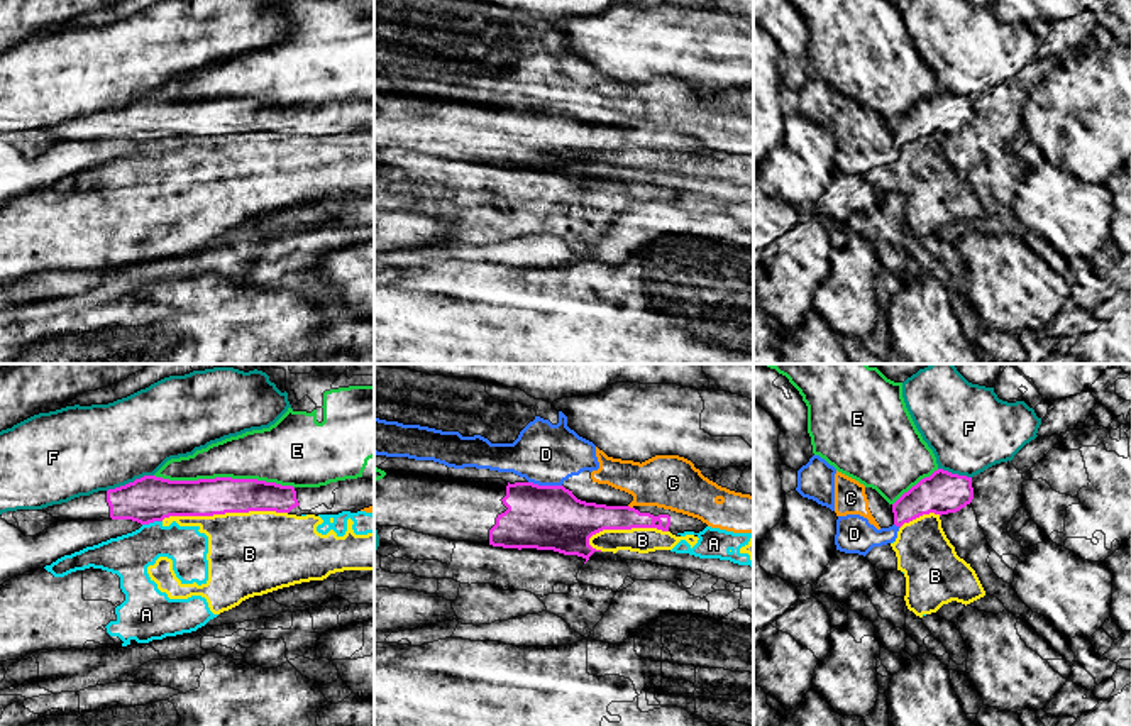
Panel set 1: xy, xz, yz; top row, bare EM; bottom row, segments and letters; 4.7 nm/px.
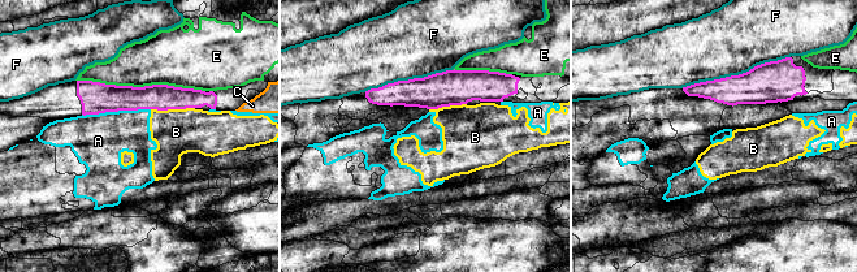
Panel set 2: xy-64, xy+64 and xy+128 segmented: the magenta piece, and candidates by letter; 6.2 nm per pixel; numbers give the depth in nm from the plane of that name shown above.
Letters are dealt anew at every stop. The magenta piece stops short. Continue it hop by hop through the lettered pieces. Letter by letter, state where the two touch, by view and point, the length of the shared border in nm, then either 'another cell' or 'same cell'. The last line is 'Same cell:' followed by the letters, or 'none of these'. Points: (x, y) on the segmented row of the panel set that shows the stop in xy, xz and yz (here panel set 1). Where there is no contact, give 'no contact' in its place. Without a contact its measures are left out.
A: xy (151, 522) | 100 nm | another cell
B: xy (224, 513) | 600 nm | another cell
C: xz (628, 506) | 30 nm | another cell
D: xz (546, 486) | 160 nm | another cell
E: xy (224, 478) | 650 nm | another cell
F: xy (129, 483) | 240 nm | another cell
Same cell: none of these

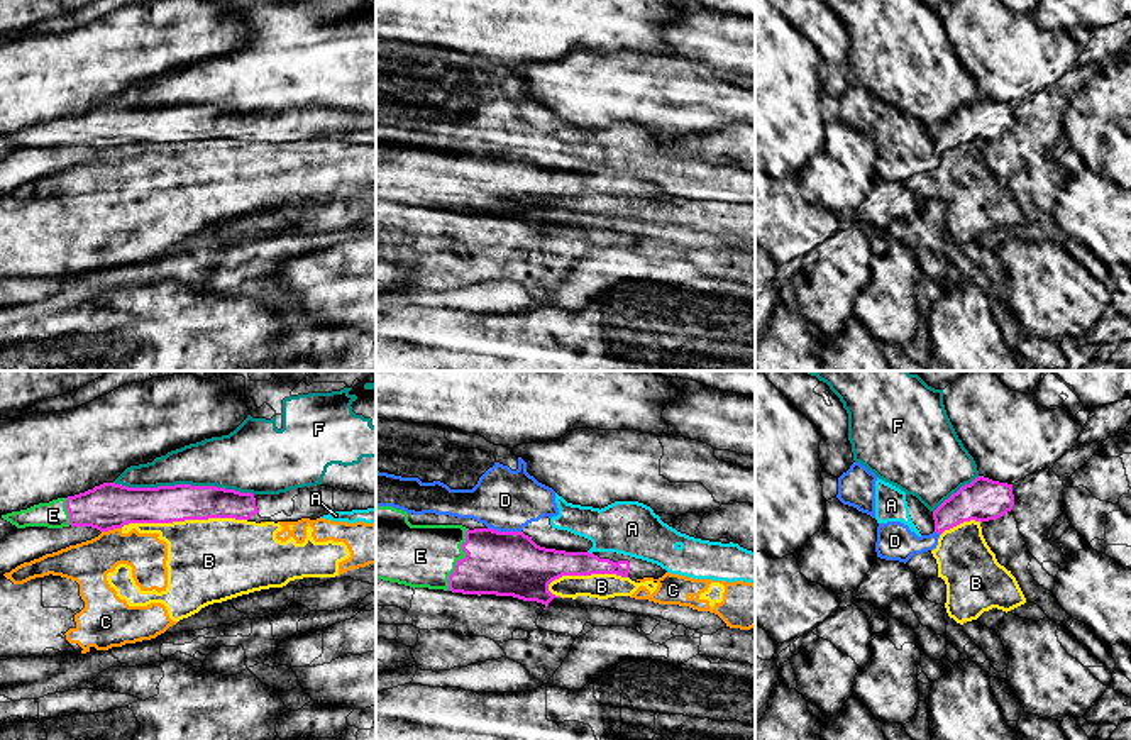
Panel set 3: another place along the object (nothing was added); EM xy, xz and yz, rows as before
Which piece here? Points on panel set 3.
A: xz (588, 552) | 30 nm | another cell
B: xy (183, 520) | 600 nm | another cell
C: xy (110, 529) | 100 nm | another cell
D: xz (505, 532) | 160 nm | another cell
E: xz (461, 559) | 320 nm | same cell
F: xy (183, 485) | 650 nm | another cell
Same cell: E

